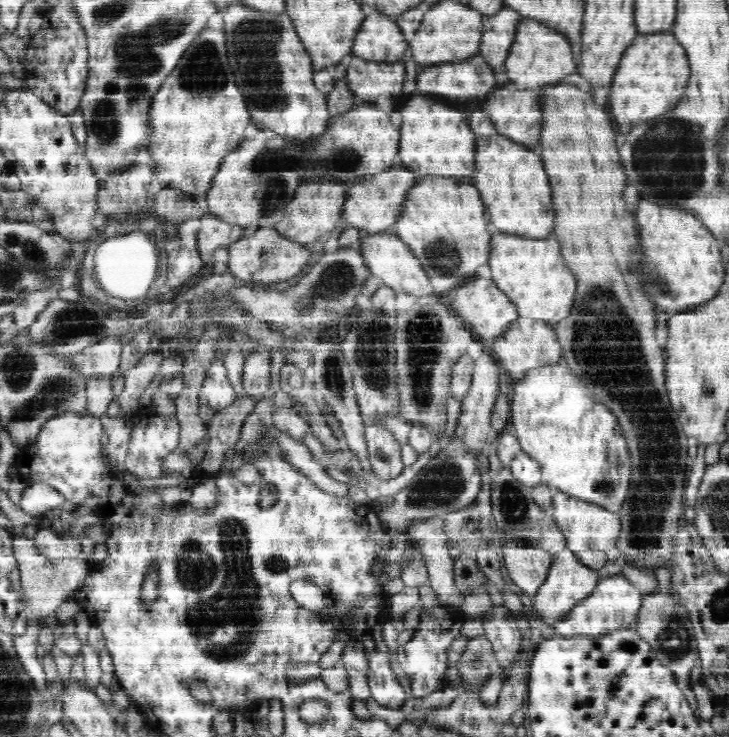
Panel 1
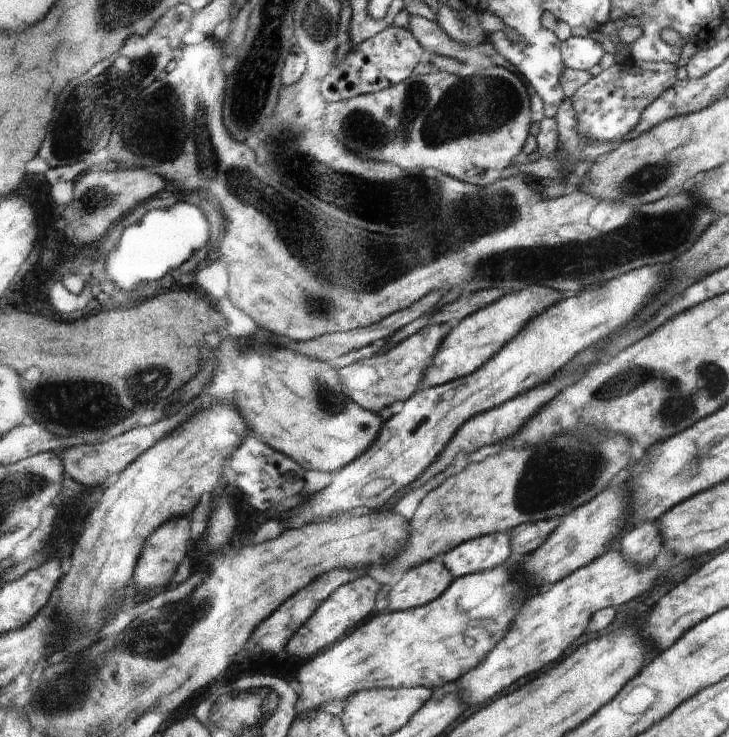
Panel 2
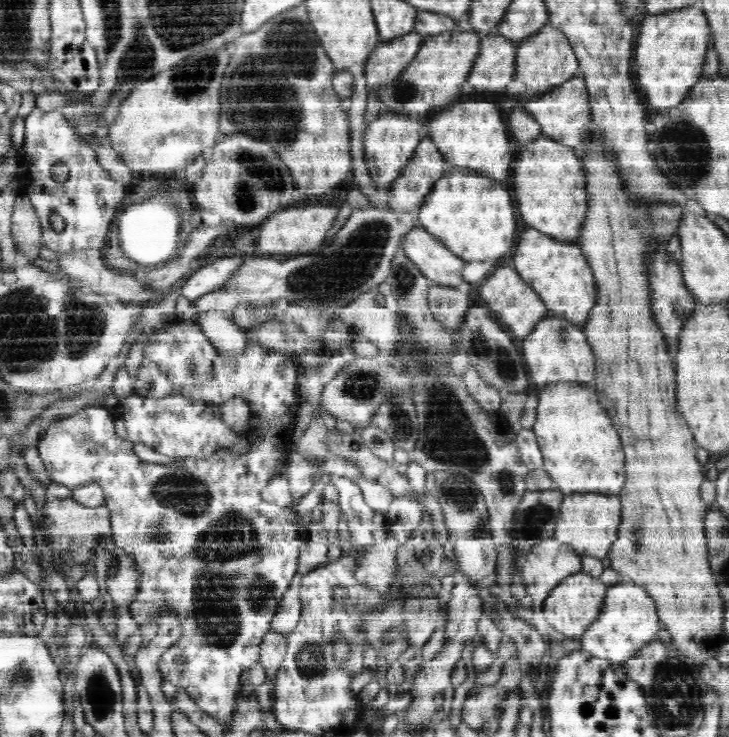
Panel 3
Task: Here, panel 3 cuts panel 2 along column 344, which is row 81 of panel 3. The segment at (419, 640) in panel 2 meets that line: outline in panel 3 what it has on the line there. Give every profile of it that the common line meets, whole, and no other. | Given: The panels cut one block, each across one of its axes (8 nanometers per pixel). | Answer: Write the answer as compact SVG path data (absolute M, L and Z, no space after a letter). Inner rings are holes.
M699 4L647 15L643 20L634 48L634 70L638 86L644 90L651 108L678 106L688 90L701 80L705 58L712 40L709 20Z

